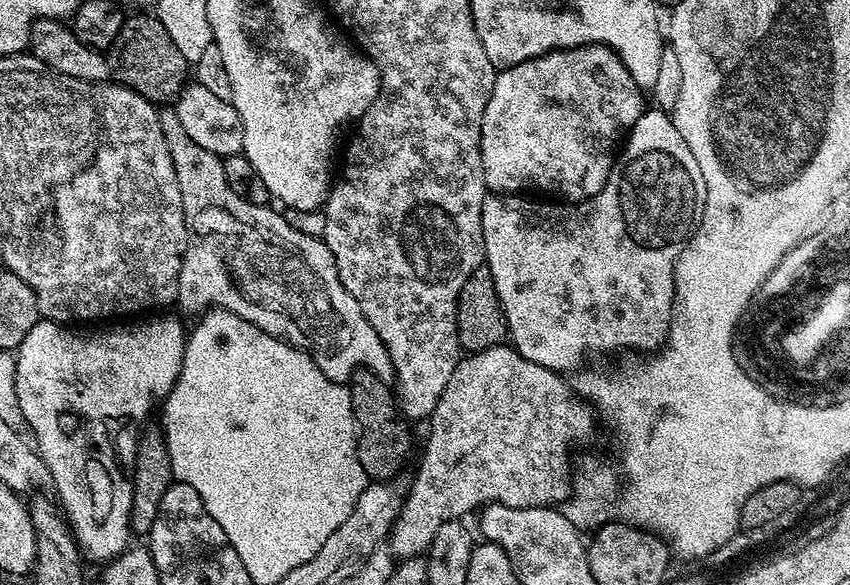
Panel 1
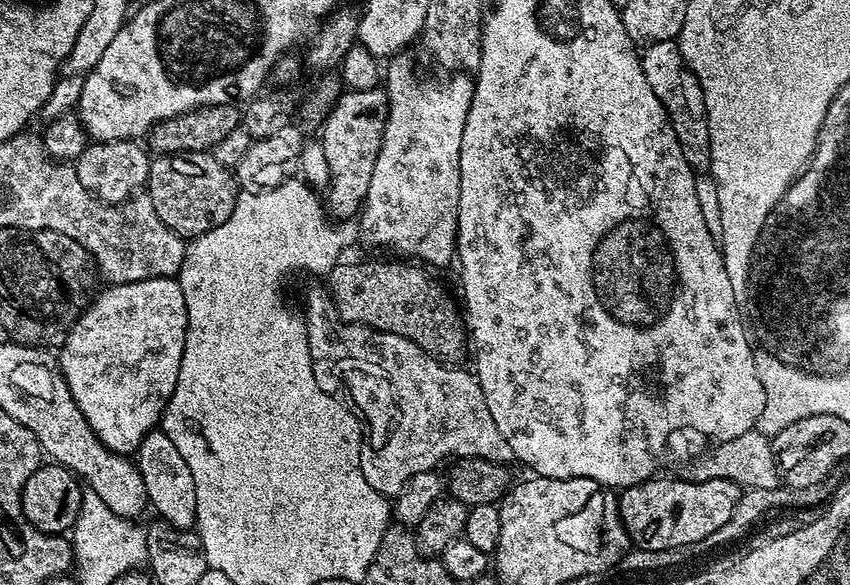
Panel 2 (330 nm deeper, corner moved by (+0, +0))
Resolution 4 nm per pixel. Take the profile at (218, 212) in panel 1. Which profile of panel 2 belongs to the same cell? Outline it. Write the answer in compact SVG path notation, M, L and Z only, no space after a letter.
M323 287L320 288L314 289L309 294L308 316L306 315L308 349L310 350L310 358L312 359L314 378L318 382L318 386L322 386L322 390L326 394L339 398L347 407L356 413L356 419L362 425L362 443L360 445L362 474L366 478L366 482L370 482L370 486L374 486L374 490L378 490L383 496L395 498L404 490L405 484L411 478L423 471L435 469L438 465L436 463L439 460L446 459L447 456L452 456L451 458L477 456L483 460L498 462L502 465L507 465L513 459L512 451L510 450L509 444L506 443L506 438L502 438L502 433L498 430L498 425L495 424L494 418L490 414L490 406L486 406L486 398L482 394L482 386L477 382L475 375L471 371L463 372L463 367L441 364L439 360L435 360L427 352L423 352L417 344L410 342L406 338L402 338L398 334L379 332L373 328L367 328L365 324L345 324L343 320L333 315L334 305L329 293Z

